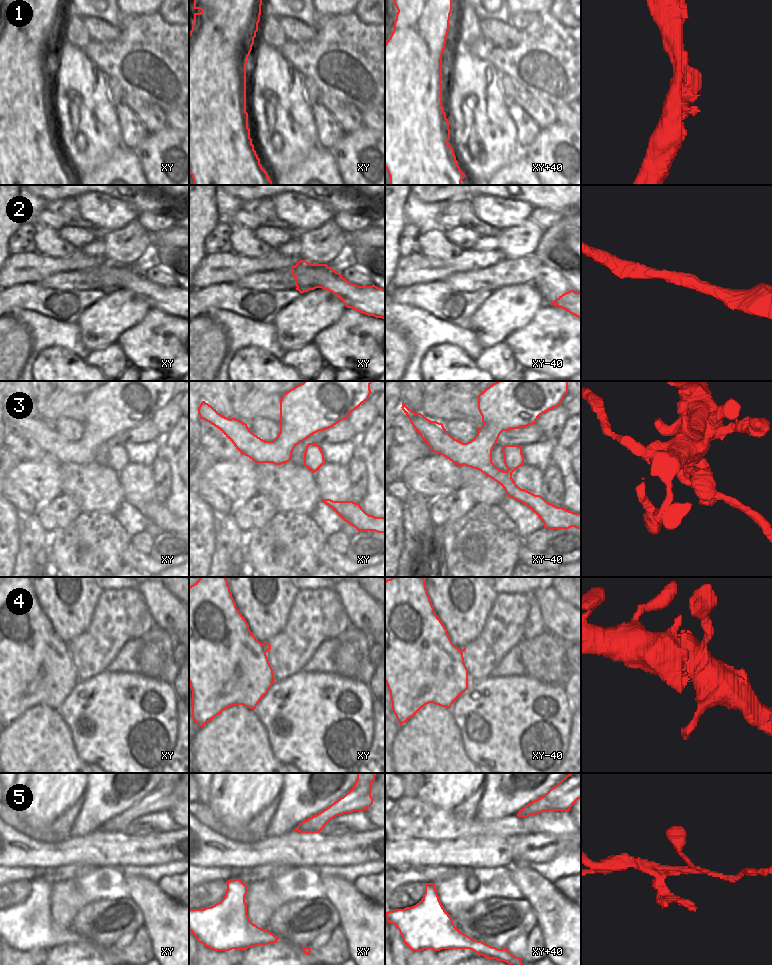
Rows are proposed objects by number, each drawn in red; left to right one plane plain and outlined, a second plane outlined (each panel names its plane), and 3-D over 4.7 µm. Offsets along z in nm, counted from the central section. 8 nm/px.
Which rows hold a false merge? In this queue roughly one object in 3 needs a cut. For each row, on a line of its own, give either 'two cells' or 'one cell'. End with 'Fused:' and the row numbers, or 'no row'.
1: one cell
2: one cell
3: two cells
4: one cell
5: two cells
Fused: 3, 5

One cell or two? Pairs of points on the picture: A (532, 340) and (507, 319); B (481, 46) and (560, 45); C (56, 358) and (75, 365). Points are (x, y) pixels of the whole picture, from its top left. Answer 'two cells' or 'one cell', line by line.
A: two cells
B: one cell
C: one cell

